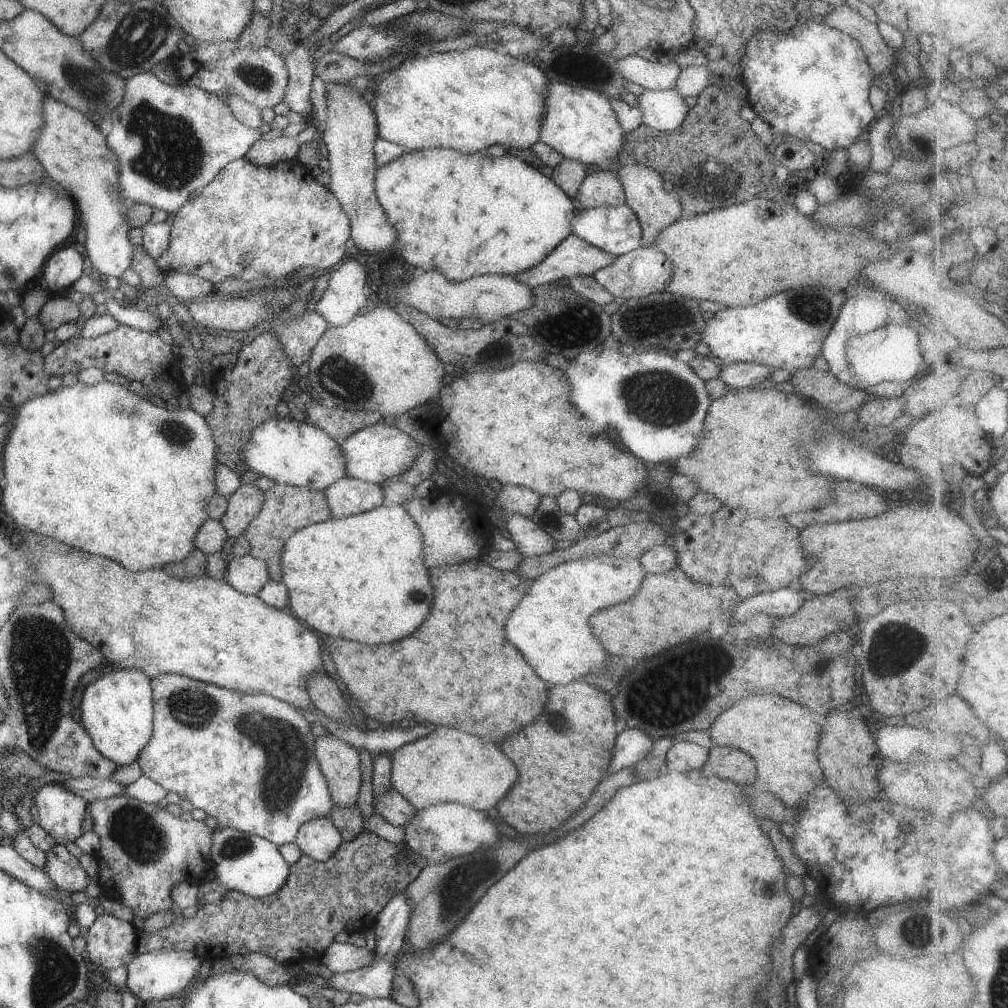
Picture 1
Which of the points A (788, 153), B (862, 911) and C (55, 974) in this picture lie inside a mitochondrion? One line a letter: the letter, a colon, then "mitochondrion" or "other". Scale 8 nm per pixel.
A: other
B: other
C: mitochondrion

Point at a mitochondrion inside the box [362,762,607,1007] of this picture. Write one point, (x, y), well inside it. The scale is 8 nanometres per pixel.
(453, 891)

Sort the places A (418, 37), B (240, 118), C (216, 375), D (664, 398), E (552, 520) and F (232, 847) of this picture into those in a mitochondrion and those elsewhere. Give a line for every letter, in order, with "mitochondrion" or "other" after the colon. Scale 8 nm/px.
A: other
B: other
C: other
D: mitochondrion
E: mitochondrion
F: mitochondrion

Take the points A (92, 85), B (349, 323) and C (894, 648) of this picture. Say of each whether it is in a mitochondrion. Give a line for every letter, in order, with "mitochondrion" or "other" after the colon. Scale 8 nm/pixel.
A: mitochondrion
B: other
C: mitochondrion

